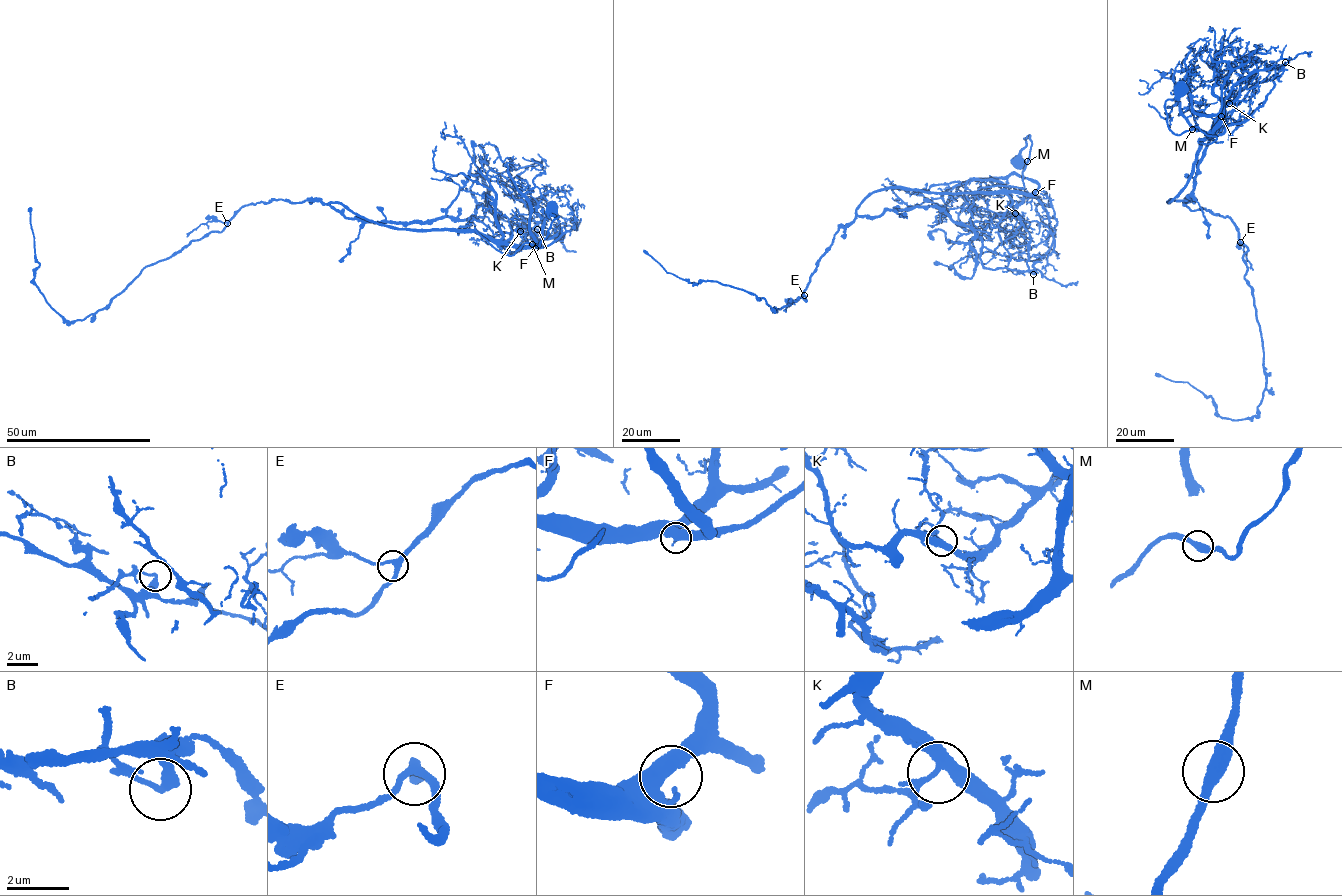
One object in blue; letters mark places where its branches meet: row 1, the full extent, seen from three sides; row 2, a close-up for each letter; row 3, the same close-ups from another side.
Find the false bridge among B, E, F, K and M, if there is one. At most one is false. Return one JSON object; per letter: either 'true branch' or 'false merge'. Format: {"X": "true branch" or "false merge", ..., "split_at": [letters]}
{"B": "false merge", "E": "true branch", "F": "true branch", "K": "true branch", "M": "true branch", "split_at": ["B"]}

